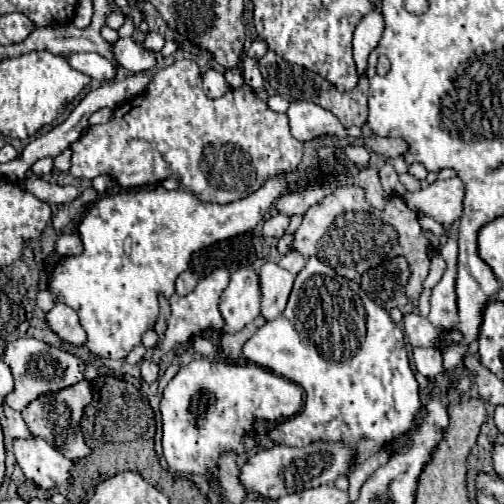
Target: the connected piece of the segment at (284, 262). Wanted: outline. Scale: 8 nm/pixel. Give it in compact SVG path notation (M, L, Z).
M290 251L286 257L282 257L280 261L278 261L278 265L280 267L284 267L286 271L290 271L290 273L300 273L300 269L304 267L304 263L306 263L306 257L304 255L300 255L300 253L296 253L296 251Z

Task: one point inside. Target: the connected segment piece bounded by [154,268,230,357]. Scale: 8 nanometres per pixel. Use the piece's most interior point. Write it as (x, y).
(191, 314)

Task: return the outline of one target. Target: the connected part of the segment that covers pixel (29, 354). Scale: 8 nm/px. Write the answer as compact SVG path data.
M16 339L16 341L8 343L4 349L4 355L2 355L2 361L10 367L10 371L14 375L14 391L6 395L6 403L16 411L22 411L32 399L36 399L44 393L60 391L68 385L82 381L82 377L84 377L82 359L78 359L76 355L72 355L68 351L50 347L38 339Z

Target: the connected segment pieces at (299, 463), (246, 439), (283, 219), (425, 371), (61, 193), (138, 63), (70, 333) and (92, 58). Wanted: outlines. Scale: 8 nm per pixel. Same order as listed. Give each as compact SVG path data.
M316 441L308 447L286 447L274 445L272 449L258 451L252 455L240 469L238 479L242 481L244 489L250 493L258 493L264 499L276 501L282 495L290 495L302 489L318 487L318 485L332 485L340 475L348 473L352 465L354 449L346 443L322 443Z
M208 359L192 361L180 367L160 401L164 459L172 471L204 475L208 467L216 465L218 455L226 451L244 453L256 447L250 435L254 419L278 423L296 415L300 407L302 389L264 367Z
M276 215L276 217L270 217L268 221L264 221L264 227L262 227L262 233L266 239L278 239L284 235L284 229L288 227L288 221L290 217L286 215Z
M438 347L414 349L414 365L416 365L416 371L428 379L434 379L444 371L442 353Z
M40 177L26 179L24 189L50 205L70 203L78 197L78 189L74 185L52 185L52 183L44 183Z
M126 15L124 25L118 29L118 39L116 39L116 43L112 43L112 53L114 53L116 61L132 73L150 71L156 65L156 57L154 57L154 53L148 53L136 45L136 41L132 37L134 29L136 27L134 27L132 17Z
M56 303L46 313L46 323L48 323L50 331L54 331L62 341L68 341L72 345L84 345L86 343L86 333L80 327L78 315L68 305Z
M74 53L68 57L68 63L98 81L112 81L116 77L116 65L98 53Z

